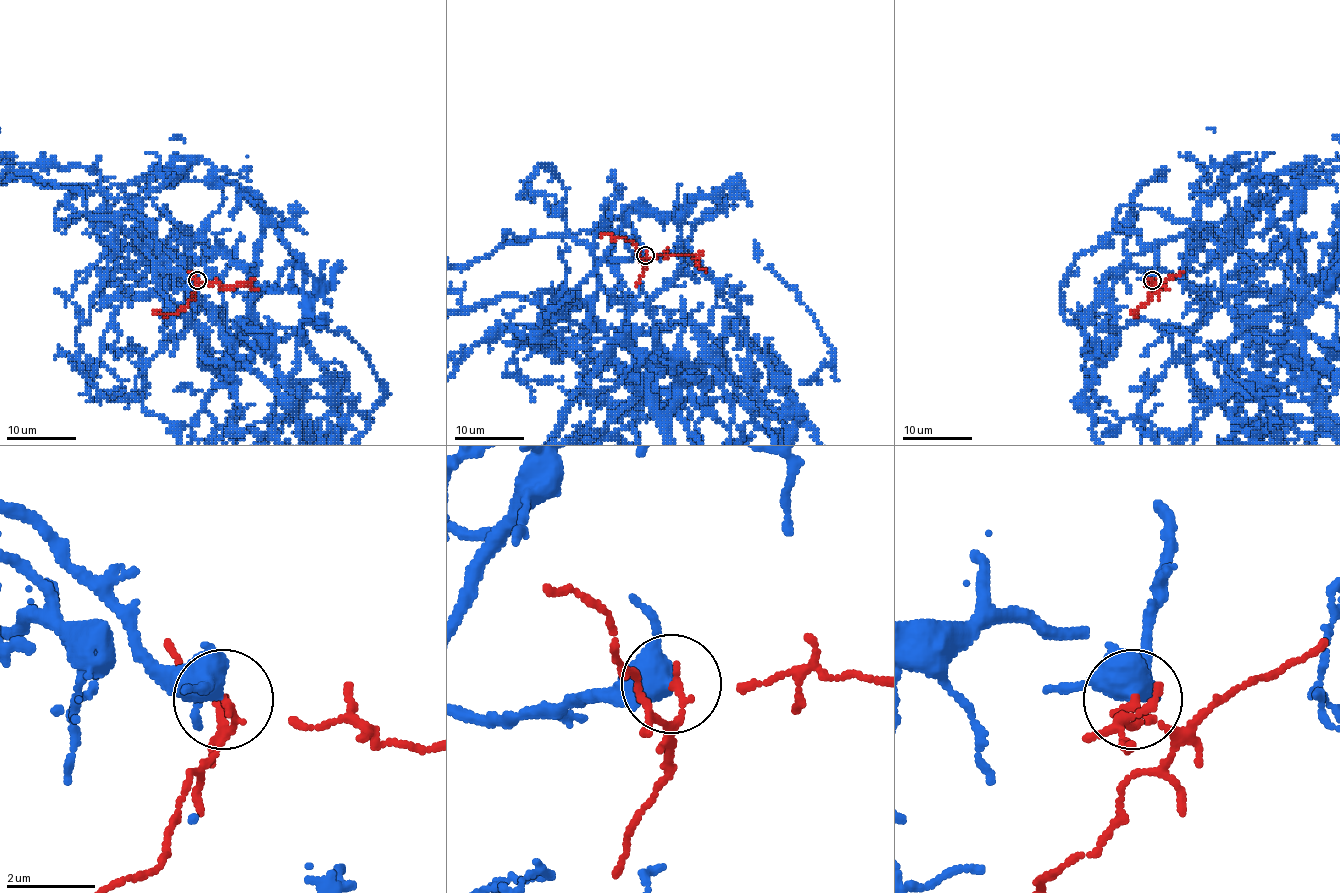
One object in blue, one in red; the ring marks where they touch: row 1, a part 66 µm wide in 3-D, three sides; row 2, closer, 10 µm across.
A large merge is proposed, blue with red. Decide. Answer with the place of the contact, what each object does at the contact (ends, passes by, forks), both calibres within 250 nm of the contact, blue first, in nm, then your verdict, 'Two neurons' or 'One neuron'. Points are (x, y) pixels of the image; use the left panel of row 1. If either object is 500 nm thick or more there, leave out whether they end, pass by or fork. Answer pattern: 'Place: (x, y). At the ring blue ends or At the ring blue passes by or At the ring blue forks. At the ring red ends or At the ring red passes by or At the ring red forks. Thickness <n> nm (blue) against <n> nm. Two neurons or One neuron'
Place: (197, 280). At the ring blue passes by. At the ring red ends. Thickness 480 nm (blue) against 170 nm. One neuron

